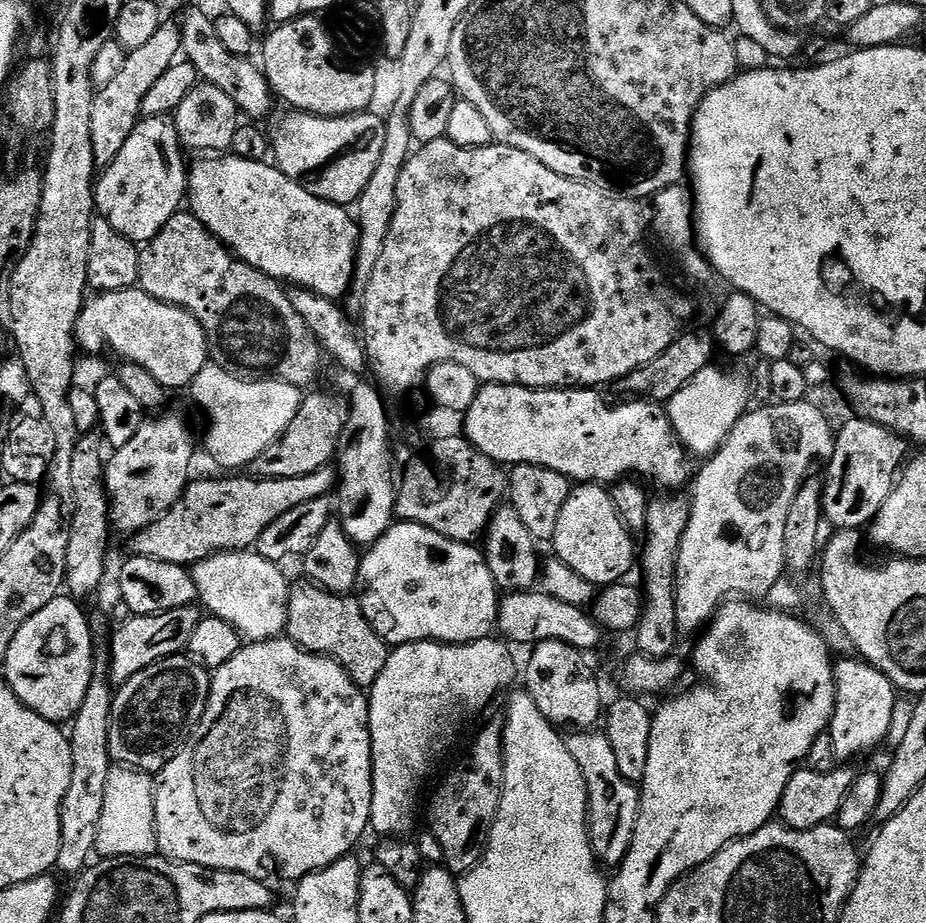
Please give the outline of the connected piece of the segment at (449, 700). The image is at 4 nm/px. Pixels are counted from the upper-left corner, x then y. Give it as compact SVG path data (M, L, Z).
M489 638L487 640L475 640L469 644L438 644L434 640L423 640L413 644L397 644L389 651L388 661L378 674L378 682L370 689L368 696L368 729L370 730L370 742L372 743L372 823L371 831L384 832L388 838L404 838L409 835L412 823L416 820L416 799L420 796L420 787L424 784L424 779L428 776L428 771L432 768L432 763L440 756L440 751L444 748L444 740L452 740L456 736L456 731L463 726L464 720L472 720L503 688L508 688L512 684L512 679L517 679L518 664L512 657L513 649L509 647L503 639Z

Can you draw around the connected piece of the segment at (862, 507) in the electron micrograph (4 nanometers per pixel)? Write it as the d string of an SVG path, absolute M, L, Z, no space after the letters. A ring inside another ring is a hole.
M848 418L844 429L835 433L836 445L834 454L826 462L828 476L826 475L826 520L833 524L836 530L864 530L871 525L876 516L886 506L886 502L892 498L892 492L896 489L898 477L909 459L909 441L899 436L896 432L886 430L882 426L874 426L874 422Z

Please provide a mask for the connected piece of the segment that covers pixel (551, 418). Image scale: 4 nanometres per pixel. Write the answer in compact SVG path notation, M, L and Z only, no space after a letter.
M484 384L479 394L474 398L474 406L470 406L470 410L463 413L464 429L462 432L477 450L486 454L486 458L496 461L501 466L515 466L517 464L542 466L546 470L554 470L558 474L562 474L570 482L611 486L625 478L645 476L646 479L653 480L660 488L680 488L687 480L689 483L688 460L690 461L690 456L684 445L680 443L680 439L676 437L676 431L672 428L672 423L668 421L667 411L659 403L648 398L628 398L625 404L607 404L599 396L600 394L599 391L591 388L523 388L517 384Z

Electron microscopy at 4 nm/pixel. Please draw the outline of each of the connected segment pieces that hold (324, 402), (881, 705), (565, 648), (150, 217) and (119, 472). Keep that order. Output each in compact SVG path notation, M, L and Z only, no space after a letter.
M311 392L301 399L298 414L294 414L294 422L290 422L284 433L259 458L252 461L250 472L253 477L265 480L302 478L302 474L314 474L314 470L327 468L333 463L348 421L348 405L328 392Z
M863 659L836 660L836 705L830 725L837 761L852 762L855 756L876 748L888 736L896 716L897 689L873 664Z
M547 640L541 644L531 645L528 665L523 665L522 680L526 694L542 710L544 717L553 726L564 730L592 730L601 723L602 713L606 708L606 699L600 693L600 684L588 665L589 657L579 648L570 646L566 642Z
M168 116L141 119L117 157L99 173L94 185L99 219L110 222L118 234L133 244L148 244L185 203L189 165L184 164L184 156L175 119Z
M160 416L157 420L145 419L143 426L134 434L134 439L126 446L115 449L107 461L108 498L110 501L110 524L120 532L135 534L148 528L166 515L182 498L193 479L192 459L196 456L196 444L192 441L192 432L180 416Z

